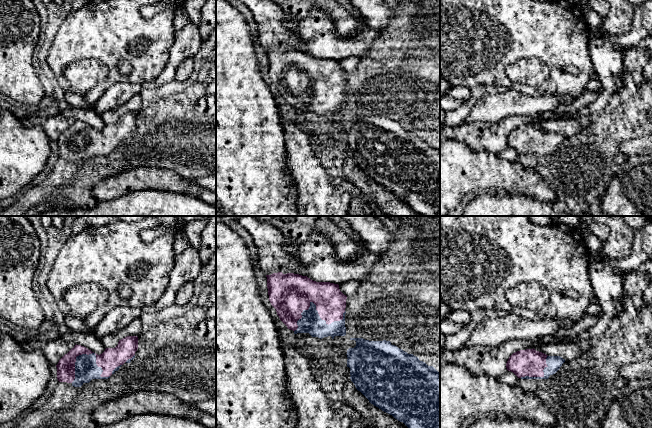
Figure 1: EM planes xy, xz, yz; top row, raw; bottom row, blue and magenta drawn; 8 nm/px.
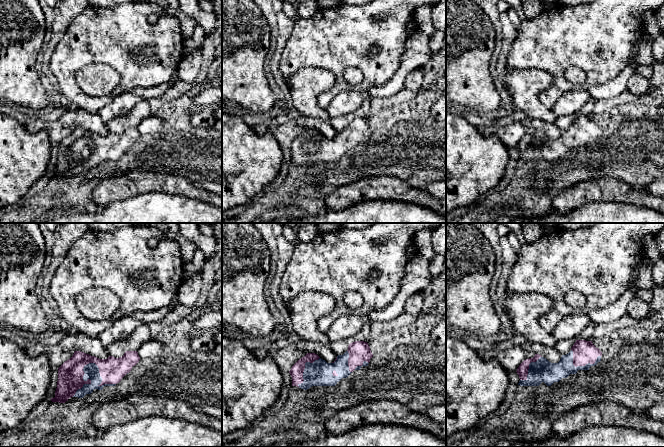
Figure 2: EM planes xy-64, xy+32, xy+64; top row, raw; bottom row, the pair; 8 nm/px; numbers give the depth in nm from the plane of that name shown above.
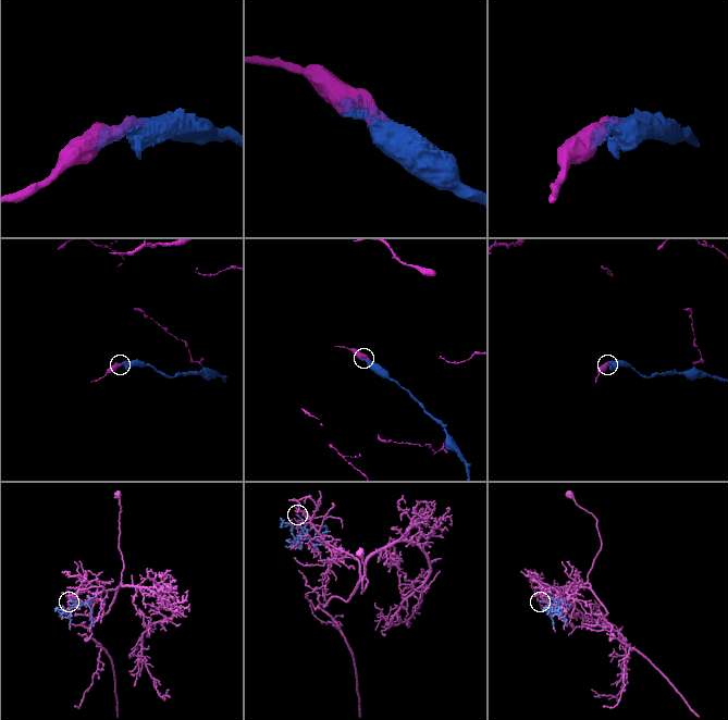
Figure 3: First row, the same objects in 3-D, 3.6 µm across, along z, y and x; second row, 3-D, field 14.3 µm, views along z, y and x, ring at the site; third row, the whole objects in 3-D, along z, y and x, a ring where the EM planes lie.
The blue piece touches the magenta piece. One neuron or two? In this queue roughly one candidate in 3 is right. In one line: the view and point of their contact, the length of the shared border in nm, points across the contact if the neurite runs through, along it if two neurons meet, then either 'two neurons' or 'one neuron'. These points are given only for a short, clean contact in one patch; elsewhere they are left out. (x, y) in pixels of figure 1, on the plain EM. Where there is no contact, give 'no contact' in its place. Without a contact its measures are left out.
xz (315, 84) | 440 nm | one neuron

